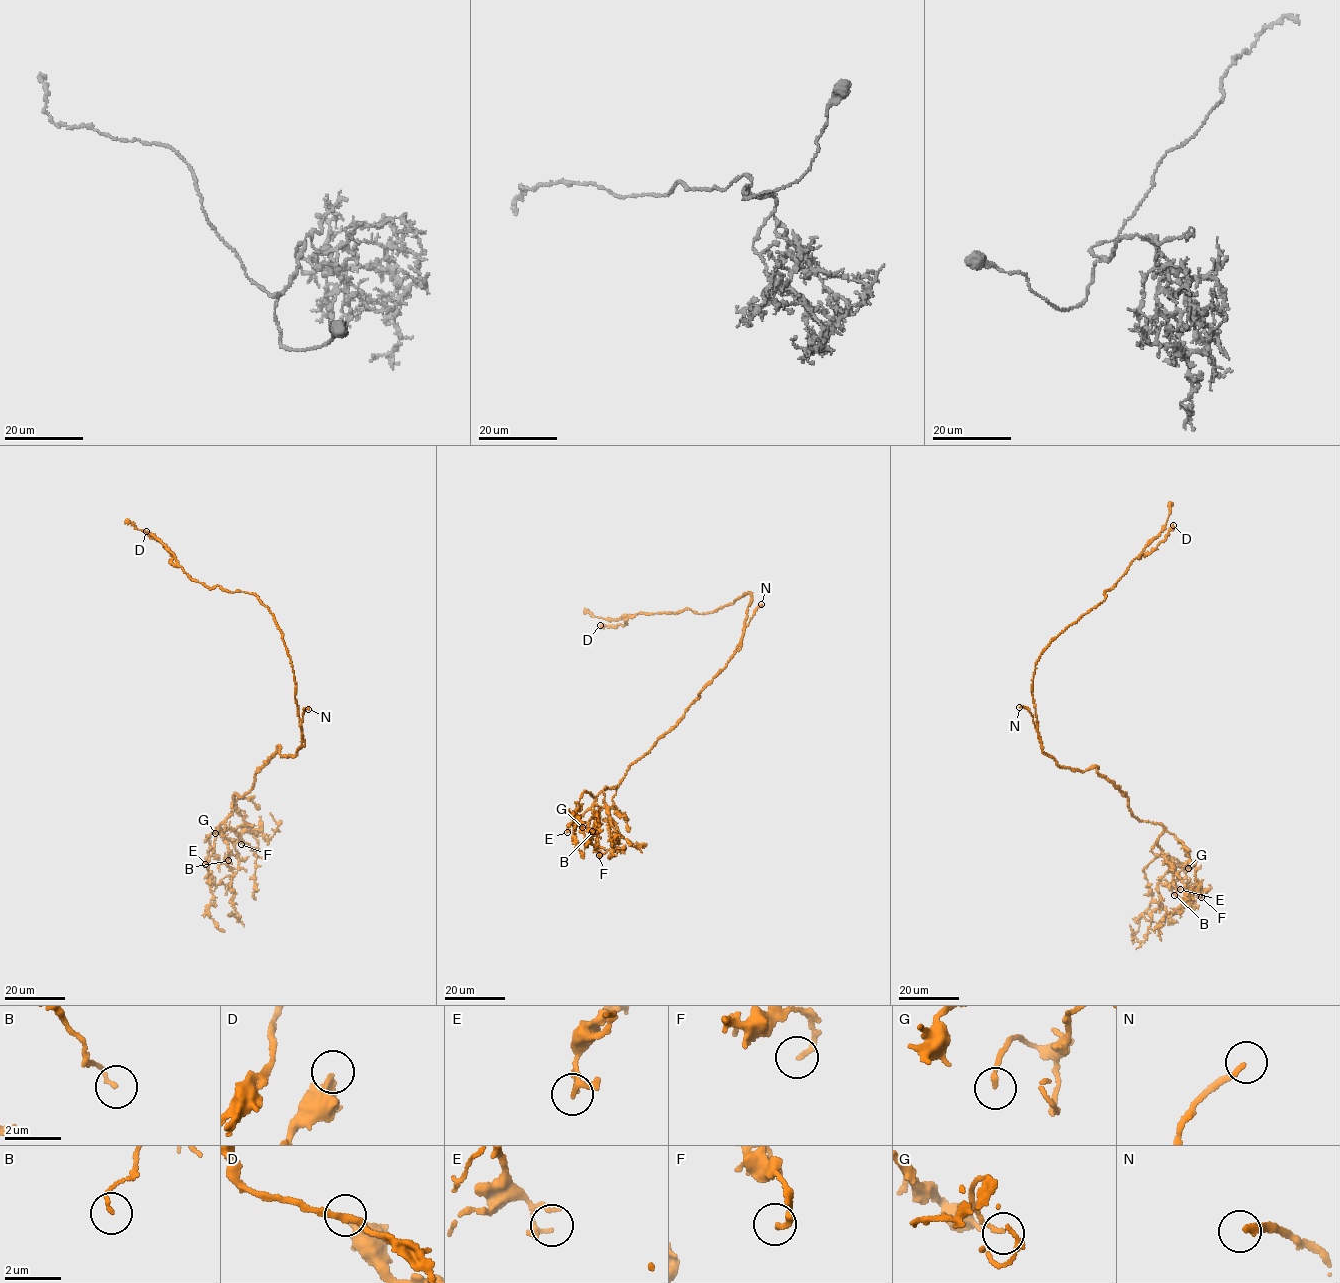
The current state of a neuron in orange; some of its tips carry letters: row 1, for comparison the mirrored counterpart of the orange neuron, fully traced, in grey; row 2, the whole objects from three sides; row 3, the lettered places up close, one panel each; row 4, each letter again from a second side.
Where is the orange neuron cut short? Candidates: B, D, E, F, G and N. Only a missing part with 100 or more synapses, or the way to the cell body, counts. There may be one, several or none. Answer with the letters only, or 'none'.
N

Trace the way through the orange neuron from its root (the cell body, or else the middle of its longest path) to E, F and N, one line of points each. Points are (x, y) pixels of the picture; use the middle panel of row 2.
E: (728, 661), (675, 726), (629, 766), (616, 788), (600, 792), (574, 829), (571, 823), (567, 832)
F: (728, 661), (675, 726), (629, 766), (616, 788), (607, 788), (596, 796), (594, 847), (599, 855)
N: (728, 661), (754, 612), (761, 604)

